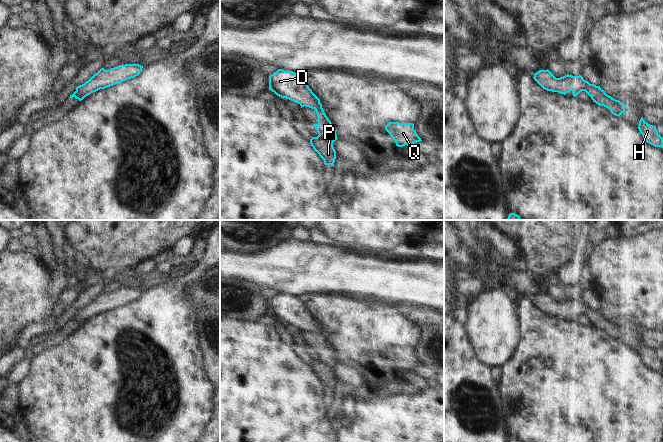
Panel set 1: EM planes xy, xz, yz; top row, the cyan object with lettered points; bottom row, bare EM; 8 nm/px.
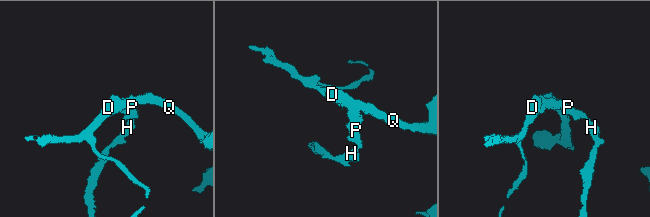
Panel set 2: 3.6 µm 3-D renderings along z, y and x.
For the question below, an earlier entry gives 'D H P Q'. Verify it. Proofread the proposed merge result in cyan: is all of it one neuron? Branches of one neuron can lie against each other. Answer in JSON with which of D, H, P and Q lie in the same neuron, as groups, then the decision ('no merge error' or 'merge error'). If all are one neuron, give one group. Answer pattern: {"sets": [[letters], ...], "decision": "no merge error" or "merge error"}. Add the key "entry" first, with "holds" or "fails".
{"entry": "holds", "sets": [["D", "H", "P", "Q"]], "decision": "no merge error"}

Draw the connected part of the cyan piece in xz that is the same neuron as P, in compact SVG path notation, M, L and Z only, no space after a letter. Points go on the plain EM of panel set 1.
M278 293L269 300L269 314L283 323L298 327L301 332L305 330L316 335L318 347L313 349L319 359L312 361L310 368L324 384L325 389L334 390L336 375L333 367L338 363L336 354L326 340L320 323L312 316L305 304L298 297Z

